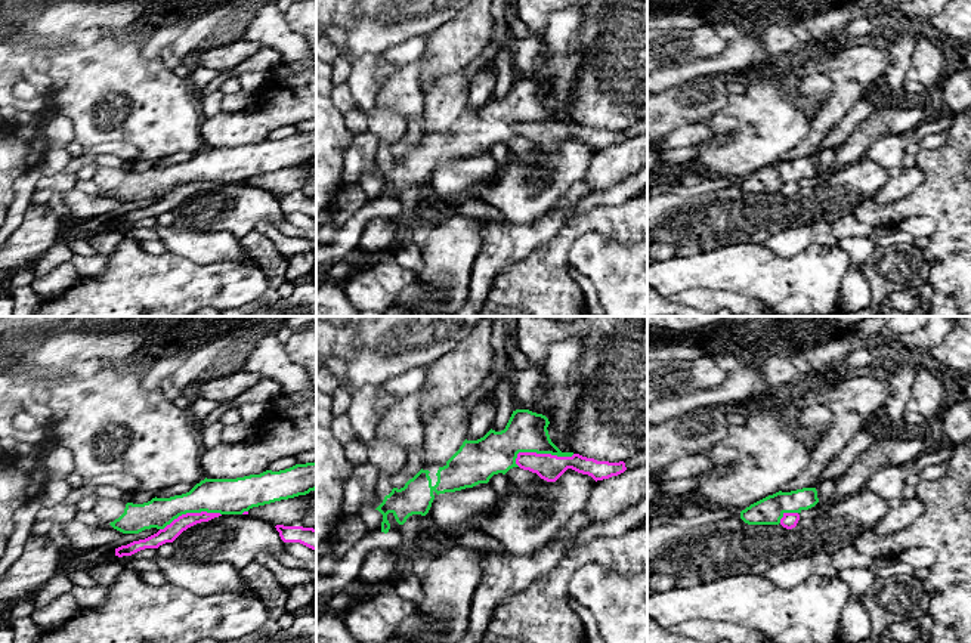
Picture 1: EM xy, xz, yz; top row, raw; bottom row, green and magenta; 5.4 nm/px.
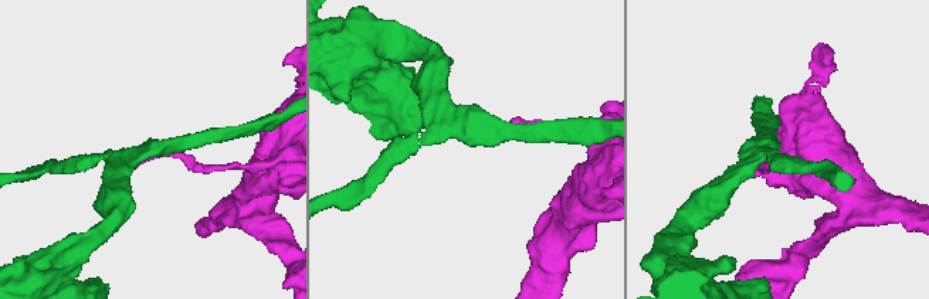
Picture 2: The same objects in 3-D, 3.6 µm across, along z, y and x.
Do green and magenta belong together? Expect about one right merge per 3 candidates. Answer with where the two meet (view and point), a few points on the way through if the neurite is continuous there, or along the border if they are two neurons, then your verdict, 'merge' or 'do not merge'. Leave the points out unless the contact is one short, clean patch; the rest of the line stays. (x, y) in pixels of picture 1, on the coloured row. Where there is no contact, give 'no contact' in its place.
xz (541, 453) | do not merge

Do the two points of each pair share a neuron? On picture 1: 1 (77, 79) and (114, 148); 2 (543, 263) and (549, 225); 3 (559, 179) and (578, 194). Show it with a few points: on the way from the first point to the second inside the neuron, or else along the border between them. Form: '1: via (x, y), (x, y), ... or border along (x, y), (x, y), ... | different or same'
1: border along (84, 148), (104, 142), (130, 142), (138, 154) | different
2: border along (562, 225), (529, 253), (516, 260) | different
3: border along (584, 178), (549, 213) | different

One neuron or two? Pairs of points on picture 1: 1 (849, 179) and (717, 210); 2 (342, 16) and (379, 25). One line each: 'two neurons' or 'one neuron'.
1: one neuron
2: two neurons

